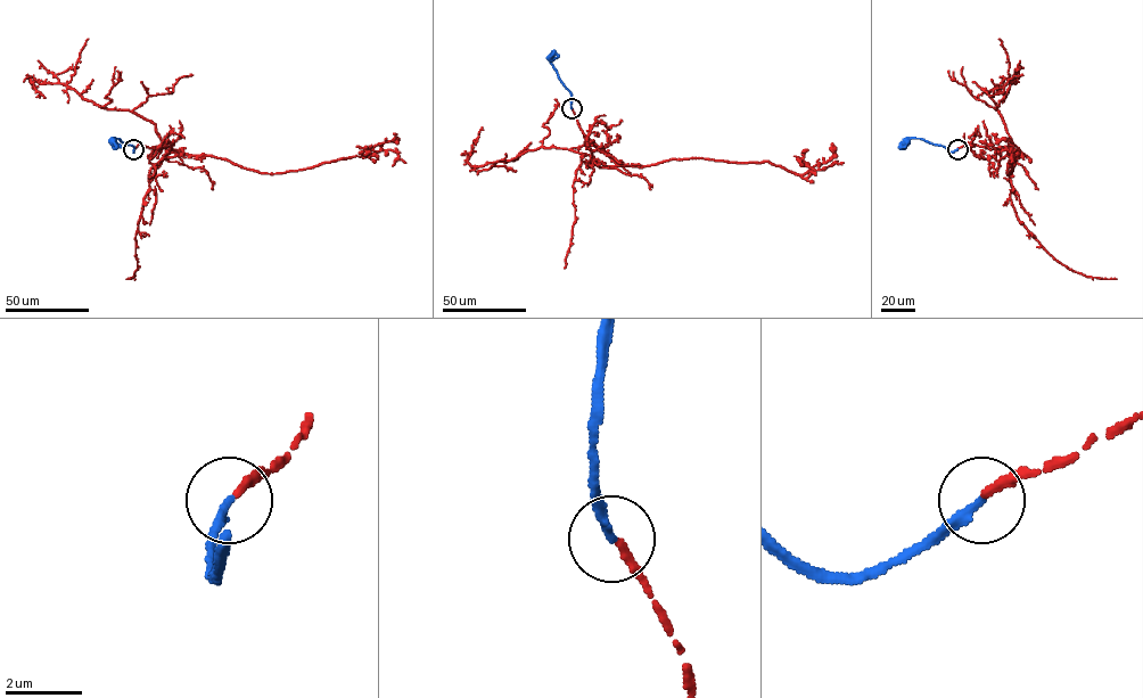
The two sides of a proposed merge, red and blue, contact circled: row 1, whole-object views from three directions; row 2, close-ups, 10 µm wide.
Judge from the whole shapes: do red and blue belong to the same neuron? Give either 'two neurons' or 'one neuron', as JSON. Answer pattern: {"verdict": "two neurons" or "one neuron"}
{"verdict": "one neuron"}

